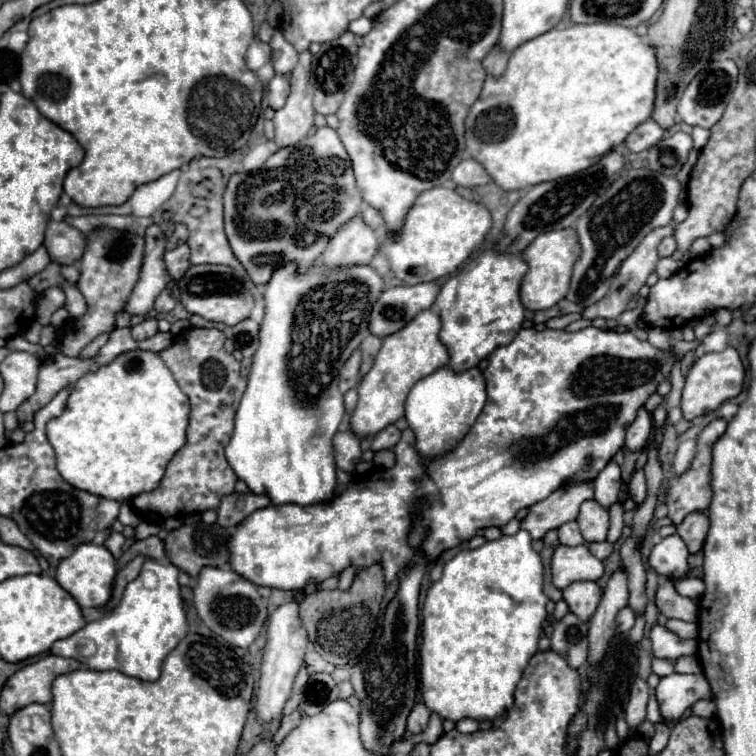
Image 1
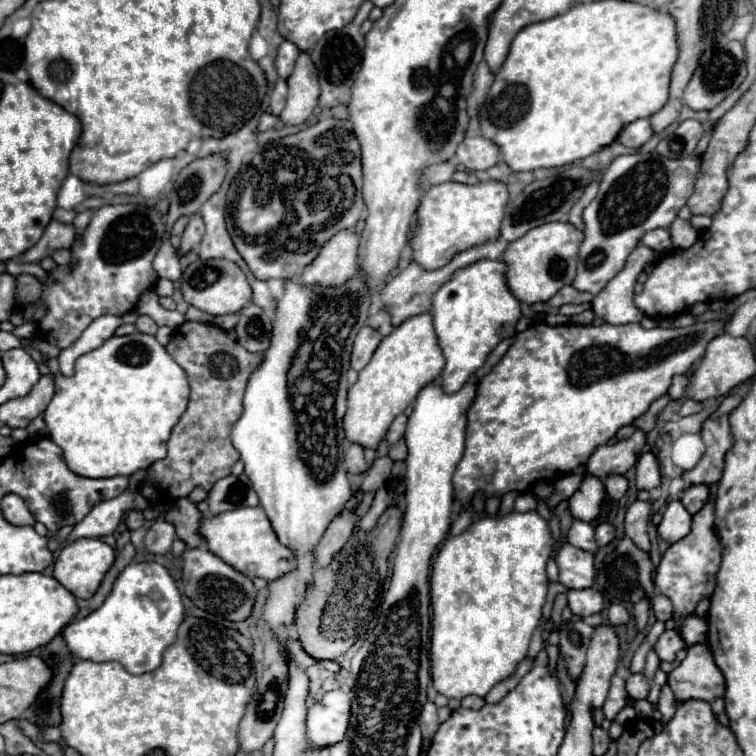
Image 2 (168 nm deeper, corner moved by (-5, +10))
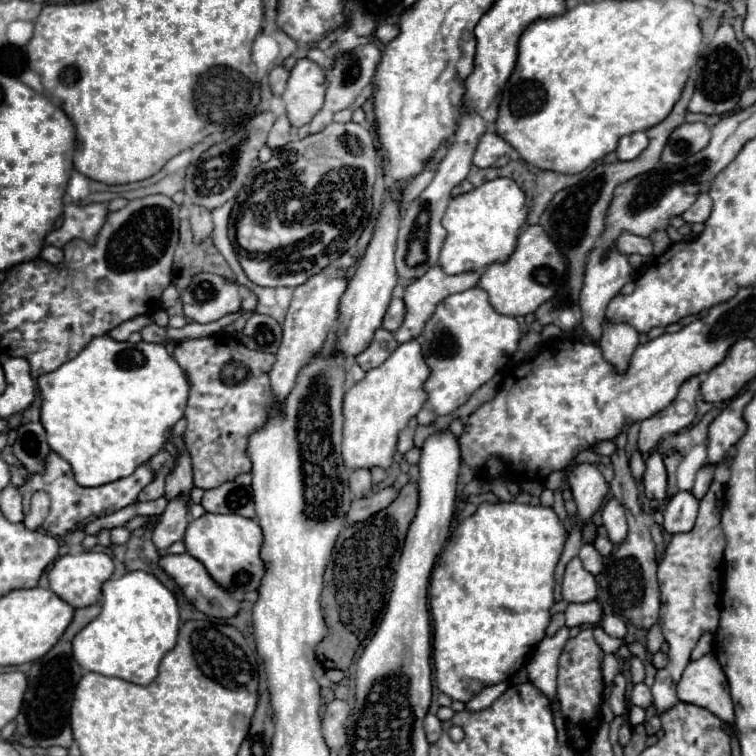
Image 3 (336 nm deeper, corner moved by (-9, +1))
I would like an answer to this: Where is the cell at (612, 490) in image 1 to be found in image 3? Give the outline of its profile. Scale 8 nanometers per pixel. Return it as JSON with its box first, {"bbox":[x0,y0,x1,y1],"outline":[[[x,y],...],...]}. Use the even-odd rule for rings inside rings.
{"bbox":[603,498,627,544],"outline":[[[611,498],[603,508],[603,526],[609,532],[609,538],[613,544],[621,544],[627,534],[627,522],[625,522],[625,508],[617,498]]]}

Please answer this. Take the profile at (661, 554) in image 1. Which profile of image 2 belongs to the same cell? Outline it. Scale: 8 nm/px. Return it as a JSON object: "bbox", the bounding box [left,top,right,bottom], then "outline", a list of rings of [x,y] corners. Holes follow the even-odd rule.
{"bbox":[657,501,691,543],"outline":[[[671,501],[663,513],[663,521],[657,531],[667,543],[675,543],[683,539],[691,531],[691,513],[681,505],[681,501]]]}

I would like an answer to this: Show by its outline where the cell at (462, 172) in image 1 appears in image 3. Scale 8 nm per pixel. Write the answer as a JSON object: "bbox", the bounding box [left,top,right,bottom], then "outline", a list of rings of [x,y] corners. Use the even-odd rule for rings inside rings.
{"bbox":[473,130,513,168],"outline":[[[489,130],[489,134],[485,134],[485,138],[481,138],[481,146],[477,146],[475,156],[473,156],[473,164],[477,168],[501,168],[511,160],[513,148],[497,138],[495,132]]]}

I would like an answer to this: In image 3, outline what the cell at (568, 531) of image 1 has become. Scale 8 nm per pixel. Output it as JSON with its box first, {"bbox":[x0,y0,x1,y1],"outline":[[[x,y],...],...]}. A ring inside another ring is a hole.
{"bbox":[579,544,603,574],"outline":[[[583,544],[579,550],[579,558],[591,574],[599,574],[603,570],[603,556],[595,550],[593,544]]]}

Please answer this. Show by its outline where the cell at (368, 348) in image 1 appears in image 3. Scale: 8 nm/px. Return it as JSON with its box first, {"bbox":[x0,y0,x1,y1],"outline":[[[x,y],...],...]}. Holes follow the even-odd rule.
{"bbox":[383,298,405,332],"outline":[[[393,298],[389,308],[387,308],[387,314],[383,318],[383,330],[389,330],[389,332],[395,332],[401,322],[403,322],[403,316],[405,316],[405,304],[401,302],[401,298]]]}

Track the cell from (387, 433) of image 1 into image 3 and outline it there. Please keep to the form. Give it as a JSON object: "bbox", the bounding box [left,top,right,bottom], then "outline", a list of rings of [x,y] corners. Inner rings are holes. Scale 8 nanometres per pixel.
{"bbox":[397,418,417,454],"outline":[[[411,418],[411,420],[409,420],[409,424],[407,424],[407,428],[399,434],[397,450],[399,450],[401,454],[405,454],[407,450],[411,450],[411,448],[413,448],[413,432],[415,432],[415,428],[417,428],[417,420],[415,420],[415,418]]]}

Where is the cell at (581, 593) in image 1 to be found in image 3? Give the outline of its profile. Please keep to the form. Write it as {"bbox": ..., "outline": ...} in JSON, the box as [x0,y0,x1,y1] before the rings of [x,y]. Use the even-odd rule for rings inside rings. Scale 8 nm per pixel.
{"bbox":[565,600,603,626],"outline":[[[593,600],[593,602],[585,602],[585,604],[569,604],[565,610],[565,618],[567,618],[567,626],[593,626],[599,624],[603,618],[603,610],[601,606]]]}

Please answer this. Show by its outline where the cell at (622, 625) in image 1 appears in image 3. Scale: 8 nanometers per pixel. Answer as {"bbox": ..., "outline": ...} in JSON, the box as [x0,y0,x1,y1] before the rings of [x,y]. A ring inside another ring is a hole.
{"bbox":[601,616,627,638],"outline":[[[605,616],[601,620],[601,628],[613,638],[623,638],[627,634],[627,626],[625,626],[623,618],[619,618],[619,616]]]}

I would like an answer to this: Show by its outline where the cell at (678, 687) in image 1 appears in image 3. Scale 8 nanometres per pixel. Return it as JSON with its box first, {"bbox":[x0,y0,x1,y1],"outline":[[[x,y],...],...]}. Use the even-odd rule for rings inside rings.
{"bbox":[677,654,733,728],"outline":[[[705,654],[699,660],[687,664],[677,684],[677,698],[713,712],[733,728],[733,704],[727,678],[713,654]]]}

